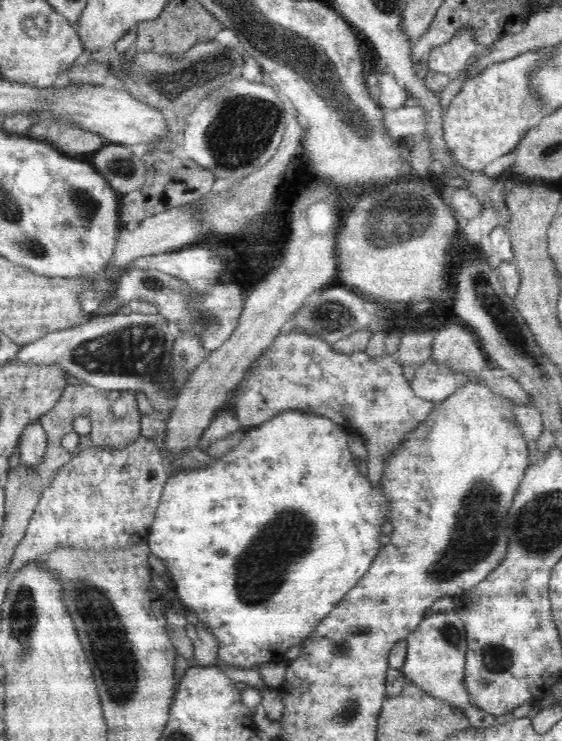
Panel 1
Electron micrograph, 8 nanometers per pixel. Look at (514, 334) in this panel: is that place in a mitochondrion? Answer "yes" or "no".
yes

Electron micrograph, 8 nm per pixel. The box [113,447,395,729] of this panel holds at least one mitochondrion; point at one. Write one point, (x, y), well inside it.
(259, 571)

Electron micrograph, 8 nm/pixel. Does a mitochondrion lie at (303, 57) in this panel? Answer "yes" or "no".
yes

